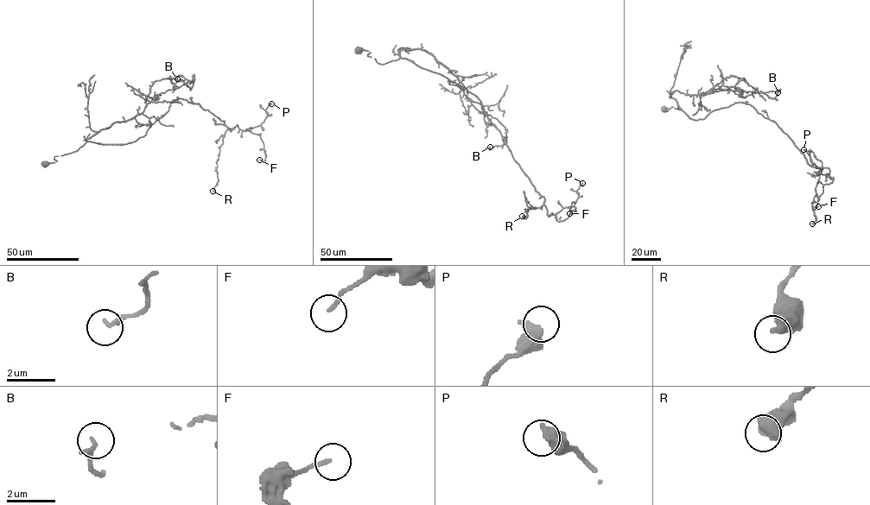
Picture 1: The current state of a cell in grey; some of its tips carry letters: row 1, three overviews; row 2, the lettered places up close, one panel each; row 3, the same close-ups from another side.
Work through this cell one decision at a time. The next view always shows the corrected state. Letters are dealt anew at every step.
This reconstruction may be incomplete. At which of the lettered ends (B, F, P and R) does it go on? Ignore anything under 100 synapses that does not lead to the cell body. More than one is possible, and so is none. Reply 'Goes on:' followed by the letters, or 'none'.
Goes on: none

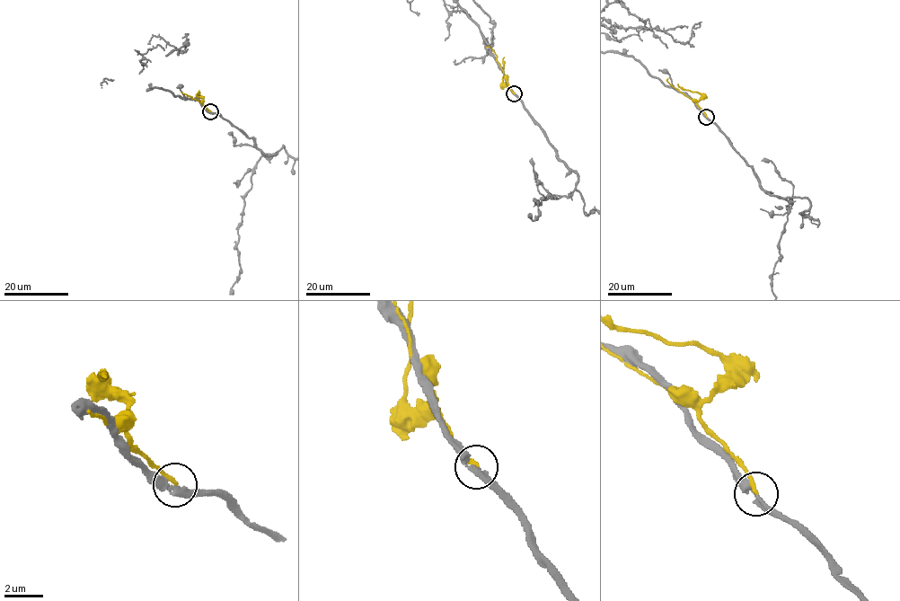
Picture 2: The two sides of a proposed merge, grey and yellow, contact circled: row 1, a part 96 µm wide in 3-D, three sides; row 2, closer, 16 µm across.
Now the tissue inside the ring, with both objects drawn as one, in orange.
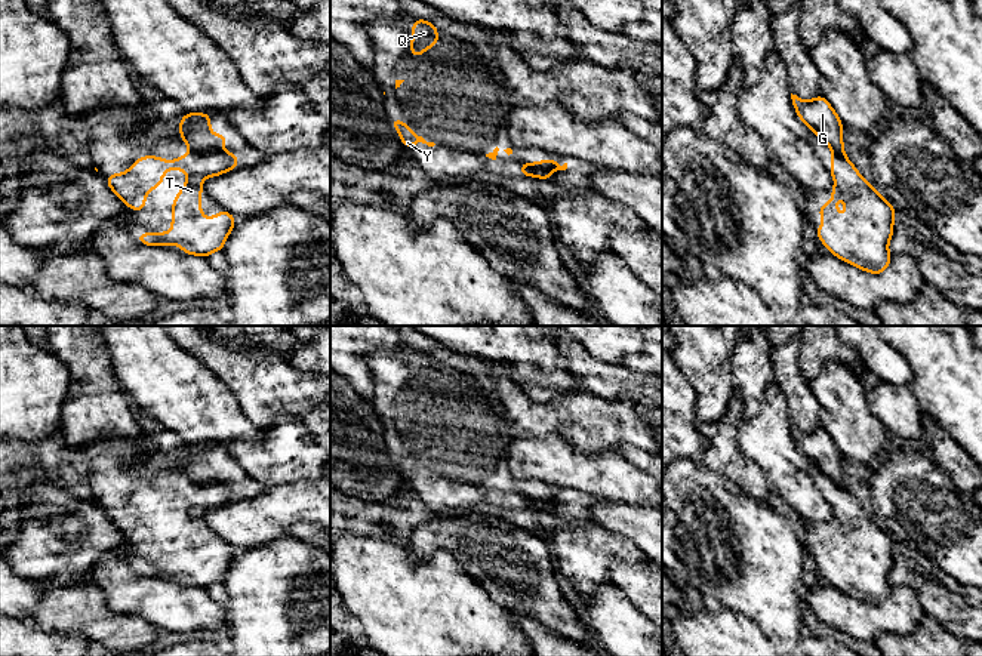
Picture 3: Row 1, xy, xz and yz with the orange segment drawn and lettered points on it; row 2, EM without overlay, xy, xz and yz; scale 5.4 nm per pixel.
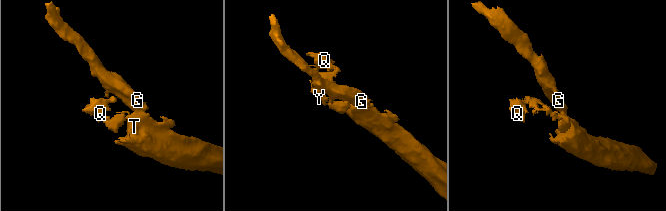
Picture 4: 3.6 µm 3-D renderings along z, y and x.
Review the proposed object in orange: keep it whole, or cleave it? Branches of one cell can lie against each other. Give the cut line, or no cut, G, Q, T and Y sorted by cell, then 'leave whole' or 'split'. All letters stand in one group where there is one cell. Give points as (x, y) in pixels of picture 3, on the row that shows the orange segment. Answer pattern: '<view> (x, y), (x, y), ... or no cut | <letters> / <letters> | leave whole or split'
xy (193, 150), (219, 151) | G / Q T Y | split

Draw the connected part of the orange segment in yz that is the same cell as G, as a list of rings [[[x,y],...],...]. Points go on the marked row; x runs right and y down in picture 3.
[[[791,93],[791,99],[798,118],[835,153],[844,154],[843,121],[829,102],[821,93],[813,101],[803,101]]]

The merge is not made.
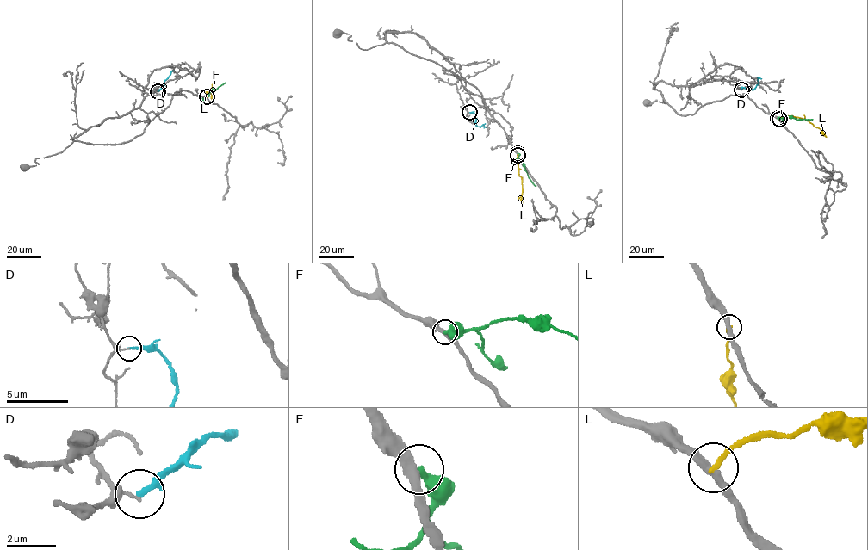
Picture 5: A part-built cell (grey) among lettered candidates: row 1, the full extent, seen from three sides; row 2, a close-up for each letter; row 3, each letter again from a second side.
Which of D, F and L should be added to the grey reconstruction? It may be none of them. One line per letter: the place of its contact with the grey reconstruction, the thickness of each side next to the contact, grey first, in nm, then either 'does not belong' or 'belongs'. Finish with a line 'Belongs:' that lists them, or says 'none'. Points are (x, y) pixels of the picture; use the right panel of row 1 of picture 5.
D: meets grey at (741, 89); 70 nm thick on the grey side, 240 nm on the other; does not belong
F: meets grey at (778, 118); 360 nm thick on the grey side, 400 nm on the other; does not belong
L: meets grey at (779, 119); 360 nm thick on the grey side, 200 nm on the other; does not belong
Belongs: none

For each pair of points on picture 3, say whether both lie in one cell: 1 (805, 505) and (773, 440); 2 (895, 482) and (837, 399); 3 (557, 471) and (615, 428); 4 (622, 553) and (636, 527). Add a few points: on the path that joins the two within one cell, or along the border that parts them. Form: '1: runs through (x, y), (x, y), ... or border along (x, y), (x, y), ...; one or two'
1: runs through (796, 489), (782, 476), (782, 464), (778, 456); one
2: border along (886, 453), (873, 468); two
3: border along (551, 434), (566, 437), (590, 455), (616, 452); two
4: border along (597, 526), (624, 535), (646, 559); two

